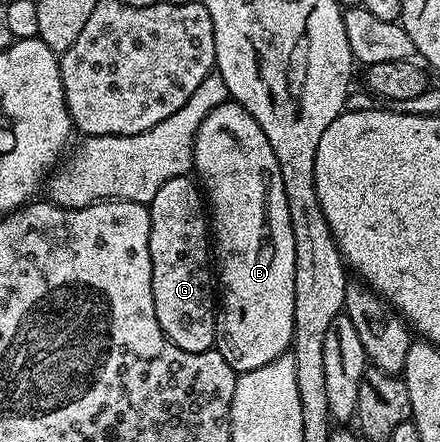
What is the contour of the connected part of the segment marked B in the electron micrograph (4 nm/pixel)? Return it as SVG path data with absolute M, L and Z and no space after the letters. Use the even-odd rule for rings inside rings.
M233 100L222 102L217 108L201 120L201 128L197 128L197 136L191 153L194 173L197 175L198 185L205 195L206 205L209 207L209 226L213 231L213 258L217 263L217 313L215 315L215 345L214 349L233 367L236 372L252 370L253 368L265 368L273 360L277 360L283 354L288 353L293 340L293 280L295 279L295 241L293 240L293 228L289 224L289 204L285 200L285 184L281 180L281 168L277 164L277 156L273 156L273 147L269 144L265 132L261 132L261 124L241 108Z

